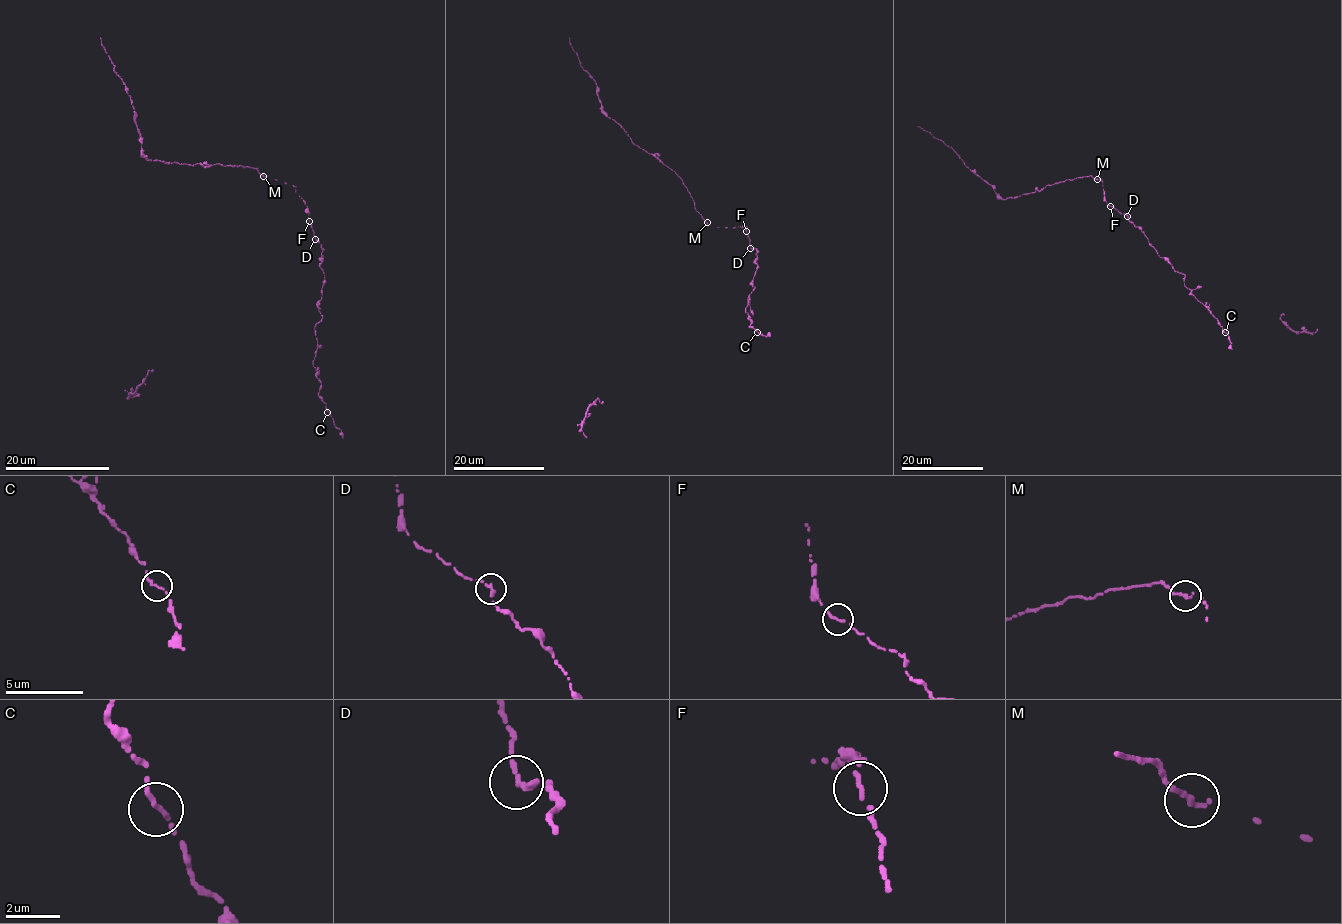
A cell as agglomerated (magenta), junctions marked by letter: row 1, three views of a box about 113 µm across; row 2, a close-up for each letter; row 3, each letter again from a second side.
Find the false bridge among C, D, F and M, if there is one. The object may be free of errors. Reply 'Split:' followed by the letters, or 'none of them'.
Split: none of them

